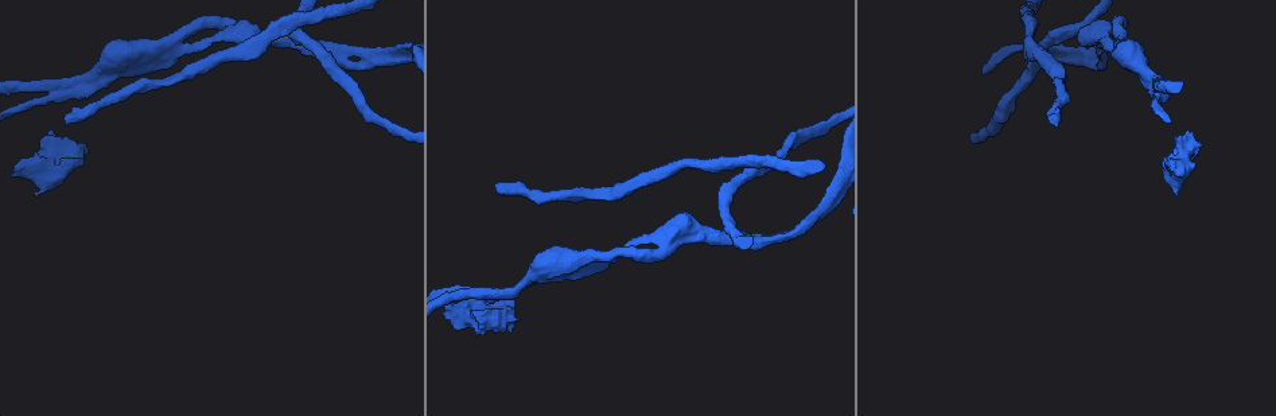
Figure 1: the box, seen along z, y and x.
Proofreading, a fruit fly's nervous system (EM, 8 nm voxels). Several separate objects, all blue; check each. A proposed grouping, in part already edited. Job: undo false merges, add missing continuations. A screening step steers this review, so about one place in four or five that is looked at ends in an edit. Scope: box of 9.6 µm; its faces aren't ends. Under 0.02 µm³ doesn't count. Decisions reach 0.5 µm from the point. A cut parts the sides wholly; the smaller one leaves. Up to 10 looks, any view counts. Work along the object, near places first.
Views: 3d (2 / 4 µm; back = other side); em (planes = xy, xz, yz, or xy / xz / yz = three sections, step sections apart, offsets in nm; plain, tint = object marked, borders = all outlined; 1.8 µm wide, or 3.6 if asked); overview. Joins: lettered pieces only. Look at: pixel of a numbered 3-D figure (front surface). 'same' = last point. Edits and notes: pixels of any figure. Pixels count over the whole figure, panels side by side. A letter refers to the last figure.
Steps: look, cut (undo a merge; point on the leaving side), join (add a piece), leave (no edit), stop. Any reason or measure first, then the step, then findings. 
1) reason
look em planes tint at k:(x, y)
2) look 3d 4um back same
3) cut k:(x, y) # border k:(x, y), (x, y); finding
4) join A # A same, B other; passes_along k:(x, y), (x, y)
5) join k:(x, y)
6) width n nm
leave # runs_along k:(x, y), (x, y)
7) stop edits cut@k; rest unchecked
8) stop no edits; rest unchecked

free end
look 3d 4um at 1:(67, 124)

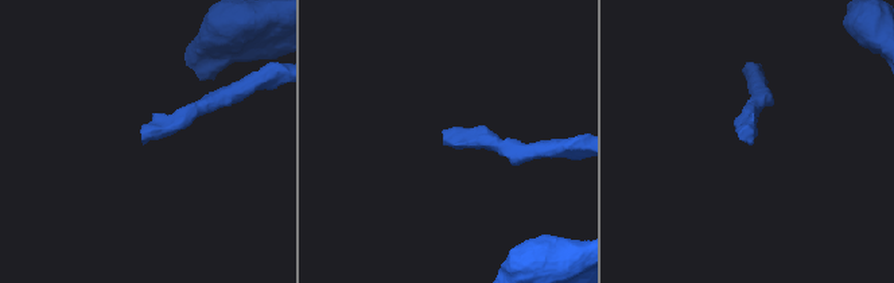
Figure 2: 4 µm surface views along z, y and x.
look em planes plain at 2:(746, 142)

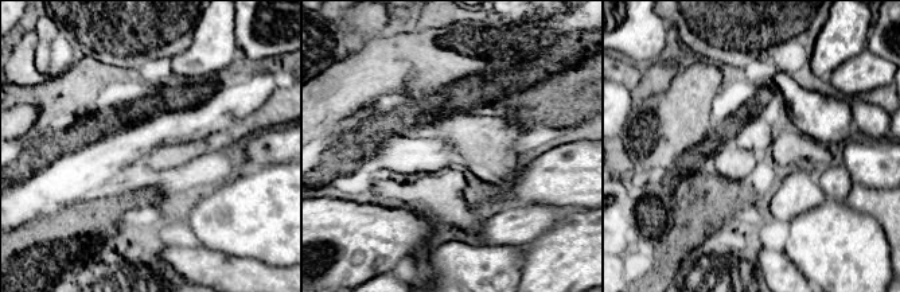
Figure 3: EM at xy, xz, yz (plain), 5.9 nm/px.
look em planes borders same

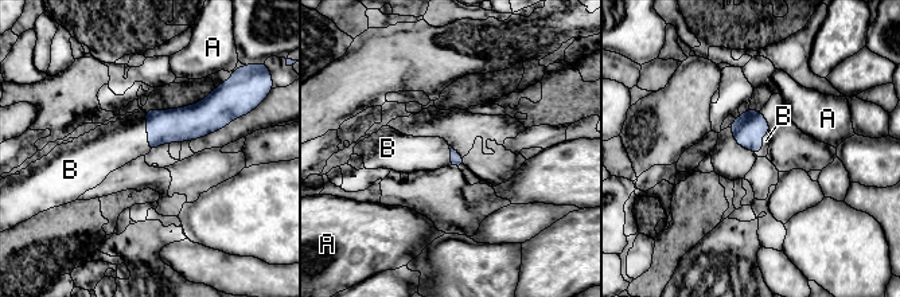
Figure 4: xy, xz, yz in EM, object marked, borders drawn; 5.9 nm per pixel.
longest_contact B 260 nm
join B # A other, B same; passes_along 4:(183, 124), (147, 131), (109, 147); it goes on there

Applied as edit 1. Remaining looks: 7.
an open end
look em 3.6um planes borders at 1:(581, 276)

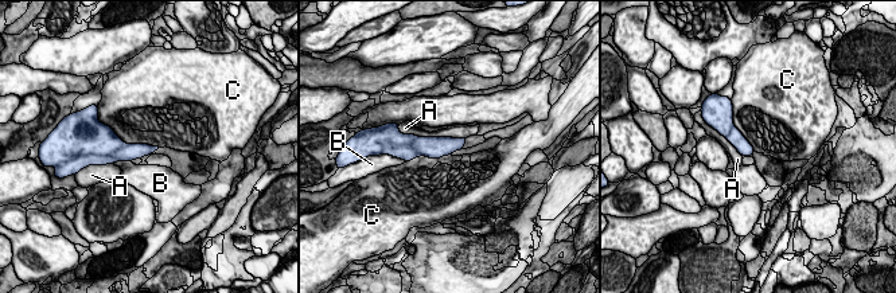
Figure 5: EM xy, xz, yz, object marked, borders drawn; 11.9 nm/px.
leave # A other, B other, C other; border 5:(109, 125), (125, 143), (159, 147); no lettered piece goes on from it

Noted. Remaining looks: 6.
a fork
look em yz step 4 tint at 1:(489, 294)

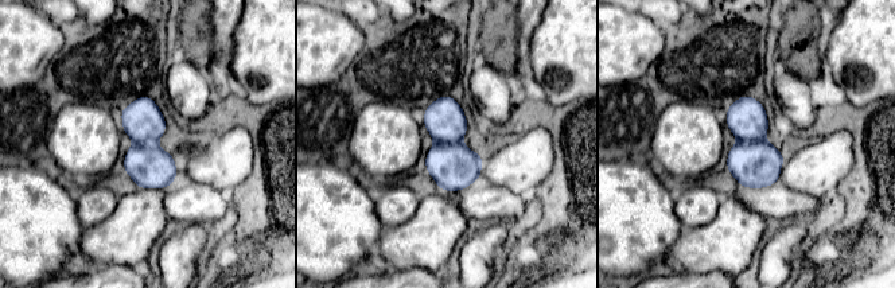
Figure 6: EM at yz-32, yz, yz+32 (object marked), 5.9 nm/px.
look em planes borders same

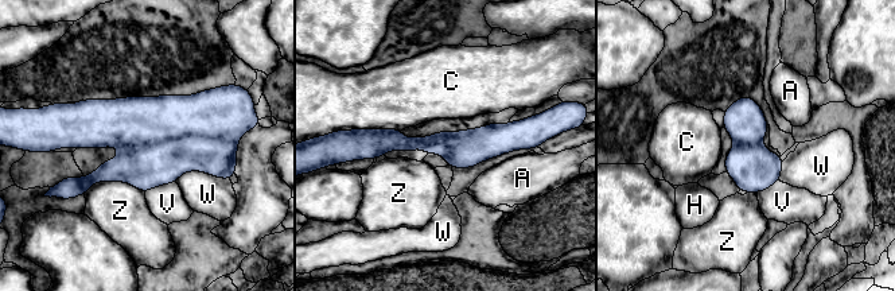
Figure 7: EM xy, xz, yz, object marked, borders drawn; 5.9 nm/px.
leave # A other, C other, H other, V other, W other, Z other; continuous, no second neuron

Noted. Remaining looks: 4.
an open end
look 3d 4um at 1:(789, 241)

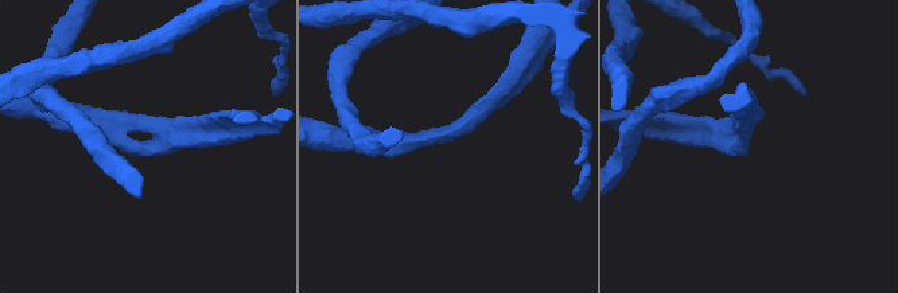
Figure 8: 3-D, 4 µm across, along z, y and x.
need the tissue
look em planes borders at 8:(442, 142)

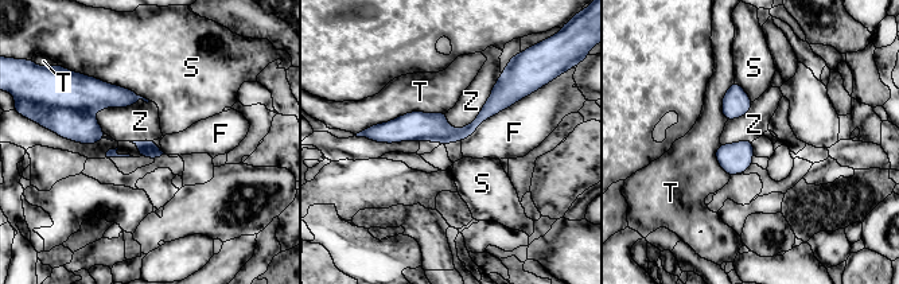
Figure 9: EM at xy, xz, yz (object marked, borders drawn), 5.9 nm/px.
leave # F other, S other, T other, Z other; none of them fits

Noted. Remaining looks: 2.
stop edits join@4; rest unchecked

